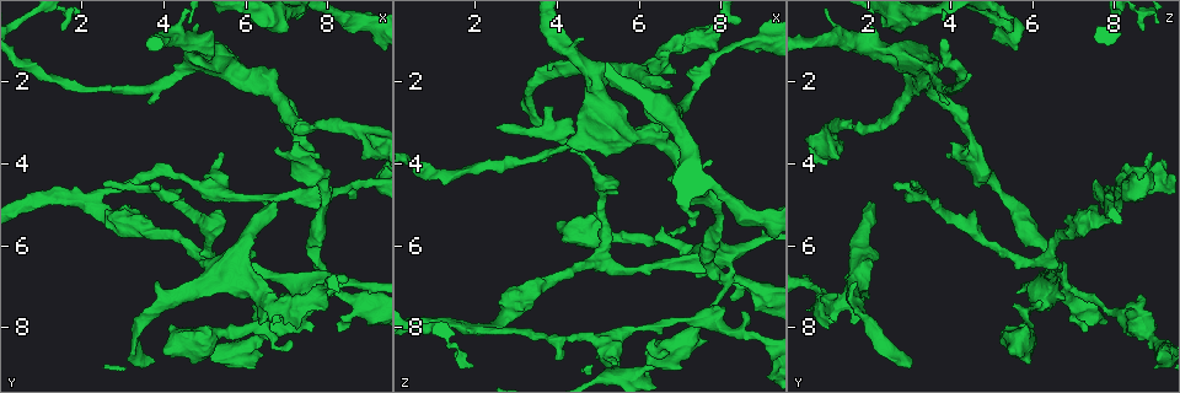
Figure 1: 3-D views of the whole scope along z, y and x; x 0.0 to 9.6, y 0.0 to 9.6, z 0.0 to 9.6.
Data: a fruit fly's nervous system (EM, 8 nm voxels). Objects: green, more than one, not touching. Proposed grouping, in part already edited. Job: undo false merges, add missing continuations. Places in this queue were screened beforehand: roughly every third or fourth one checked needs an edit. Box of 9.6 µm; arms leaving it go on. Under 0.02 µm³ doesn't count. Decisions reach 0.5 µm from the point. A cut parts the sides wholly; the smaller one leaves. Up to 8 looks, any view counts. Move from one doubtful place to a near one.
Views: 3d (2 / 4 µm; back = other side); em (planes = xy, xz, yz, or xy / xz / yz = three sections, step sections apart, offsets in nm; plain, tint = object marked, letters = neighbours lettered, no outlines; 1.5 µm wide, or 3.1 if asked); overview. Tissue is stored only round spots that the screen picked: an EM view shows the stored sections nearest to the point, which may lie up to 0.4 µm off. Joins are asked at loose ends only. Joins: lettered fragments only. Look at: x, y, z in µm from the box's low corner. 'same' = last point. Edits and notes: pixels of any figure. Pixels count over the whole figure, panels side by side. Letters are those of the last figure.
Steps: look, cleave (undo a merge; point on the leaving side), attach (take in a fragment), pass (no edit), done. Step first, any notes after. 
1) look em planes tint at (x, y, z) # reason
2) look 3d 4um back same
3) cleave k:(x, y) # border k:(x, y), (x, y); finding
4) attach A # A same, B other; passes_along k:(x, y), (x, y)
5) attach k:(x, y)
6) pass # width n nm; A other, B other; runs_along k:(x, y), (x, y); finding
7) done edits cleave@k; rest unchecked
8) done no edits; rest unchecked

look 3d 2um back at (8.10, 7.05, 6.90) # thin arm on a thick one

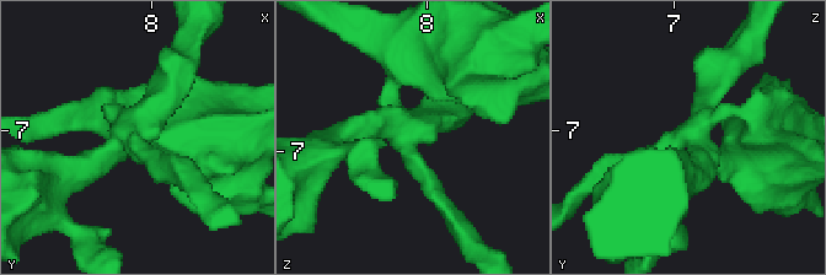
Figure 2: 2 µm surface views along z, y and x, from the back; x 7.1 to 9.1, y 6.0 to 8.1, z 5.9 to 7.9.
look em planes plain at (8.10, 7.04, 6.88) # need the tissue

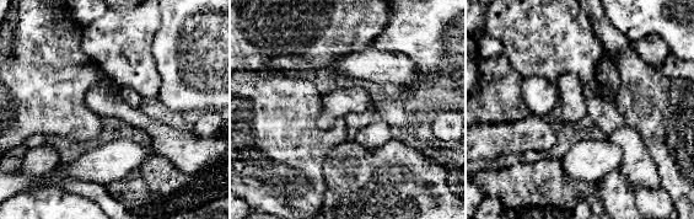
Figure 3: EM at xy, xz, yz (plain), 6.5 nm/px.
look em planes letters same

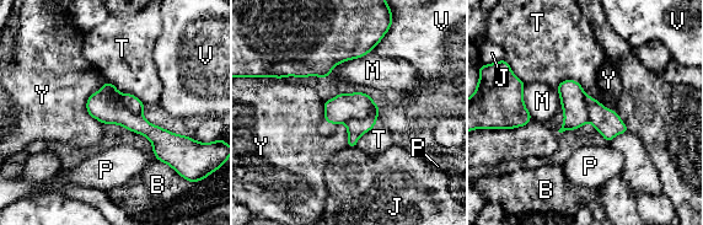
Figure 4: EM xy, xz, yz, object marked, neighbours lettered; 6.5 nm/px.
cleave 4:(343, 107) # B other, J other, M other, P other, T other, V other, Y other; part_leaving 4:(89, 105), (182, 140); a second cell is stuck on

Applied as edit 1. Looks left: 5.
look overview # redraw

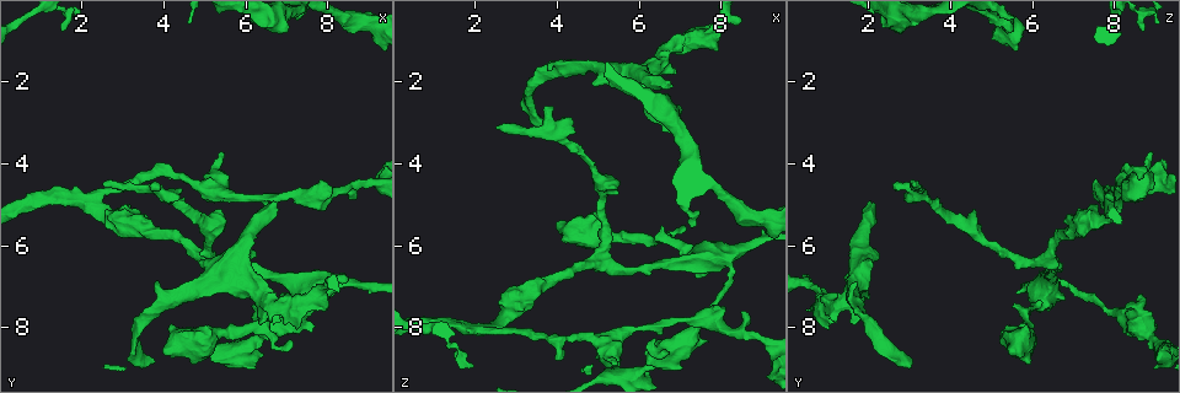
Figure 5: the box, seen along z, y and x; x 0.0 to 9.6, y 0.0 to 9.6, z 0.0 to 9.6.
look 3d 4um at (3.75, 8.80, 3.10)

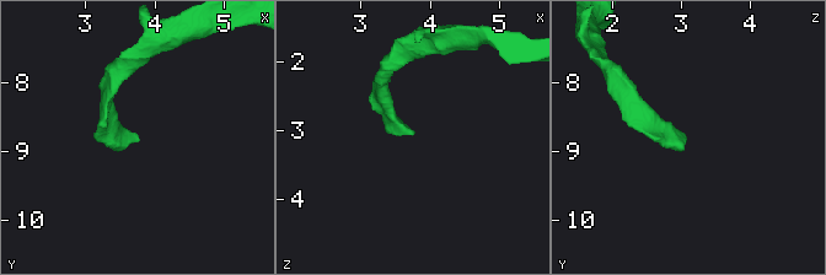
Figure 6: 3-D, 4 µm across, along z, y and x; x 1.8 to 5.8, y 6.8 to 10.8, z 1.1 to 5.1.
look em xy step 4 letters at (3.75, 8.80, 3.05) # shape alone is not enough

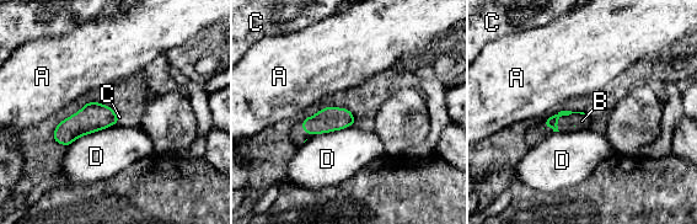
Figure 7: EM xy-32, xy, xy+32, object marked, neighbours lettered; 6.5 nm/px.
attach B # longest_contact D 400 nm; A other, B same, C other, D other; it goes on there

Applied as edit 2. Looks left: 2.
done edits cleave@4, attach@7; rest unchecked

